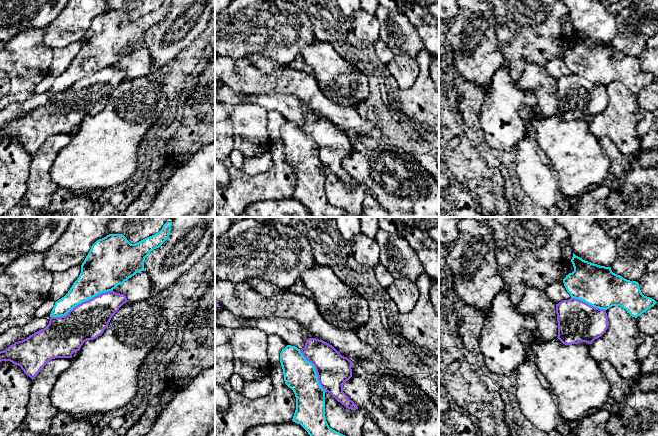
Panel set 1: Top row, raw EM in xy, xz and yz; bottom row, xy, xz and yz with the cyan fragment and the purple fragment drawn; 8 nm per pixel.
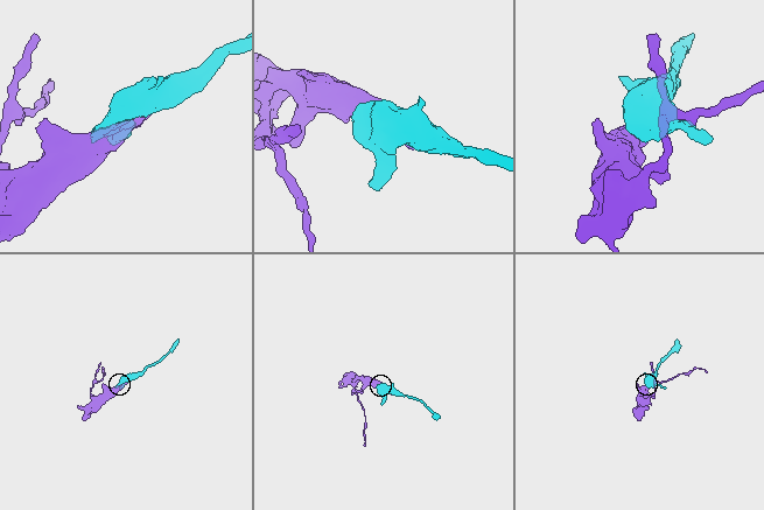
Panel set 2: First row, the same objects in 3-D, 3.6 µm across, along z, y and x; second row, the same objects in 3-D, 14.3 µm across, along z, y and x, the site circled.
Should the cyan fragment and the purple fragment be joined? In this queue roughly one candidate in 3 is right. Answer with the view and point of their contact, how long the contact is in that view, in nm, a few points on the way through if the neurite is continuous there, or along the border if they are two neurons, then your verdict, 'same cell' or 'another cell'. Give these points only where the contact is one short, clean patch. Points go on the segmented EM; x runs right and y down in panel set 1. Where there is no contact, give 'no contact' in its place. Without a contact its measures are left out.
meets cyan in xy at (81, 302); contact 550 nm long; another cell

